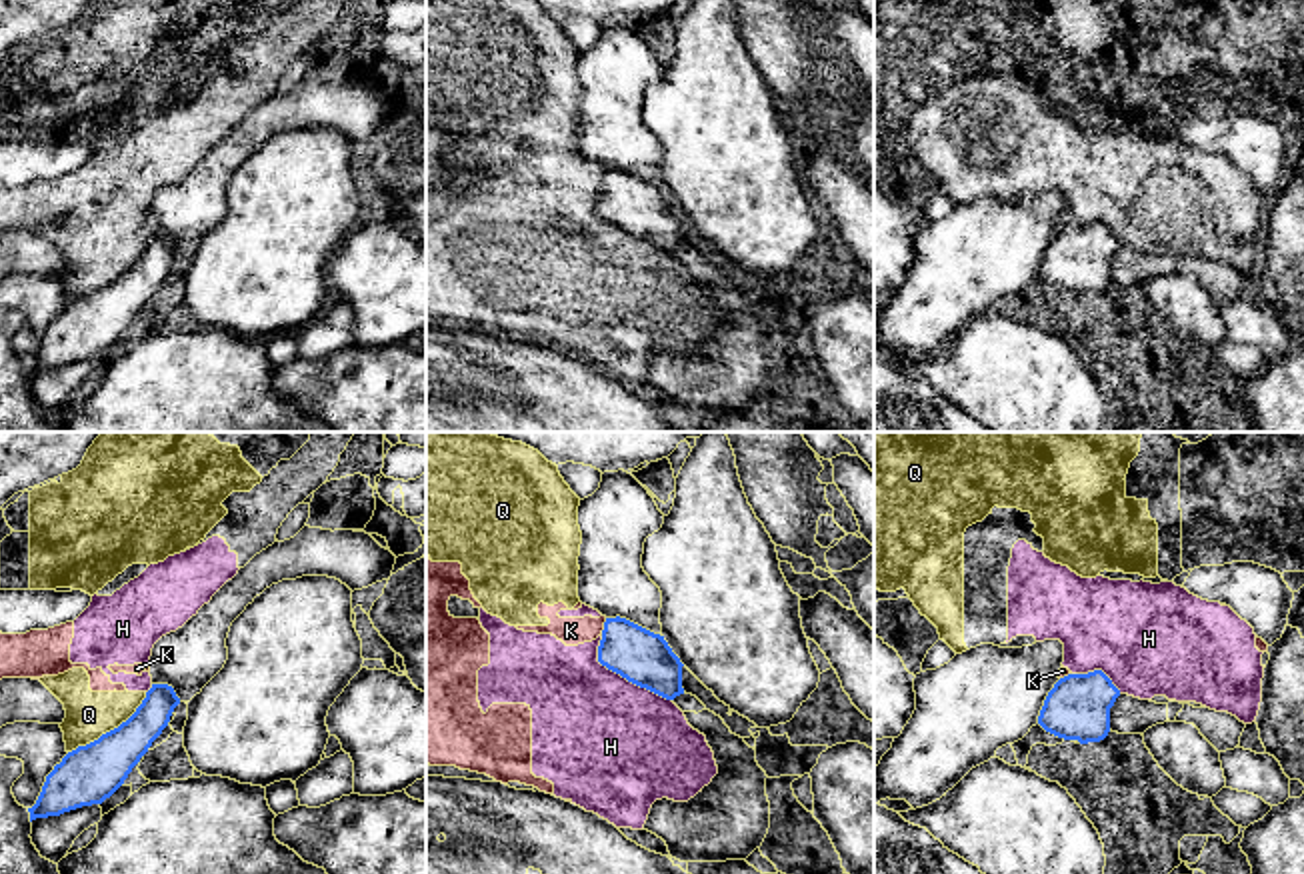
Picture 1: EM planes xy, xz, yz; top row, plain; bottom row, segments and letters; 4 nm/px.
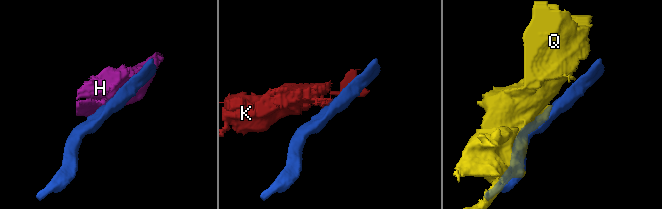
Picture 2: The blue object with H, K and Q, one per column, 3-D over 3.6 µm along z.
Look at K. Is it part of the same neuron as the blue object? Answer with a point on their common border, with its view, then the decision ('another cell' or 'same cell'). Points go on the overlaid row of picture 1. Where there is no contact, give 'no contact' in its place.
xz (604, 626) | another cell

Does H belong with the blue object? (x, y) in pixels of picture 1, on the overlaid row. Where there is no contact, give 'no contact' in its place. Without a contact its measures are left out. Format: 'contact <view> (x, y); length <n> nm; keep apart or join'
contact xz (622, 676); length 380 nm; keep apart

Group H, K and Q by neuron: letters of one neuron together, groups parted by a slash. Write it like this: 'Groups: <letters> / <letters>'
Groups: H K Q

